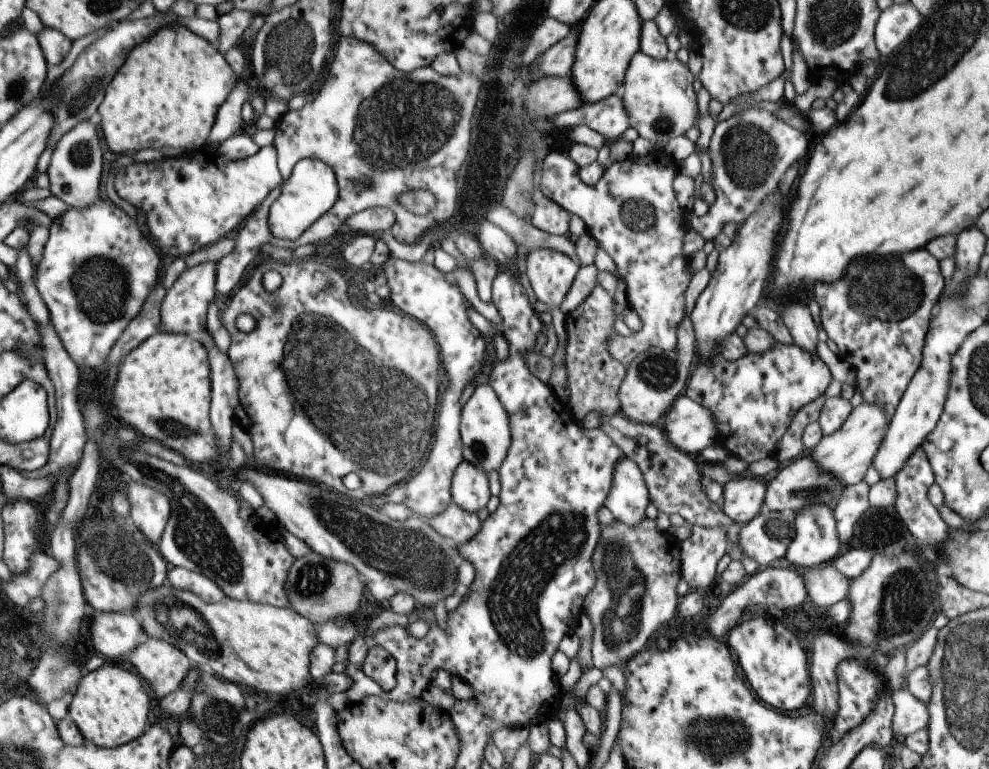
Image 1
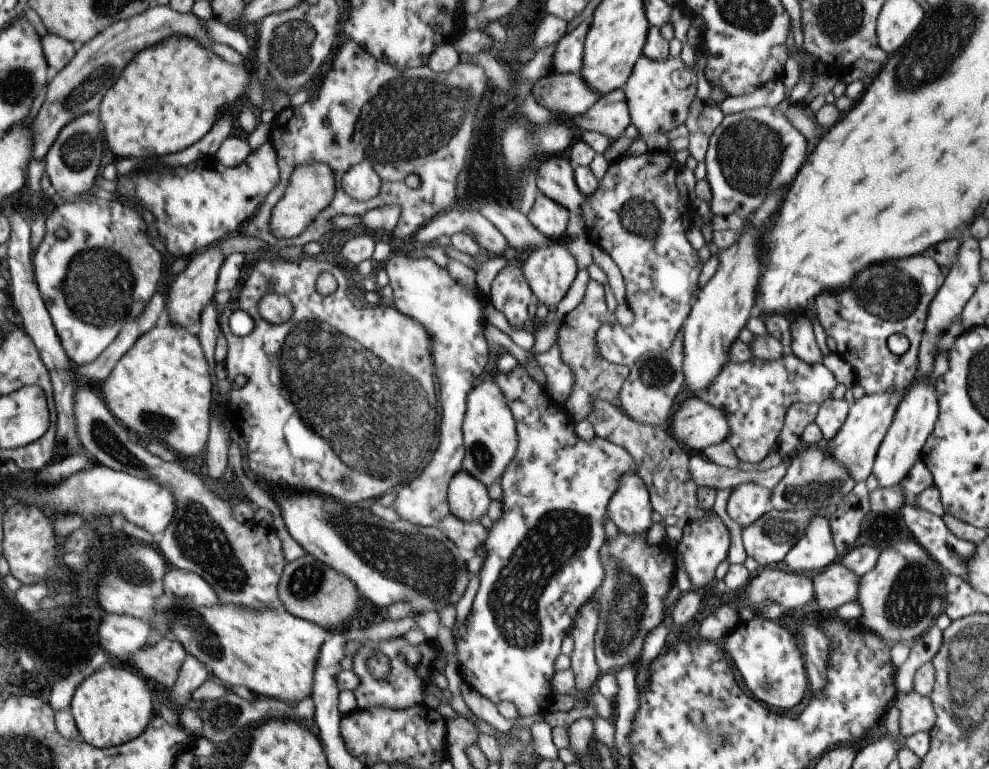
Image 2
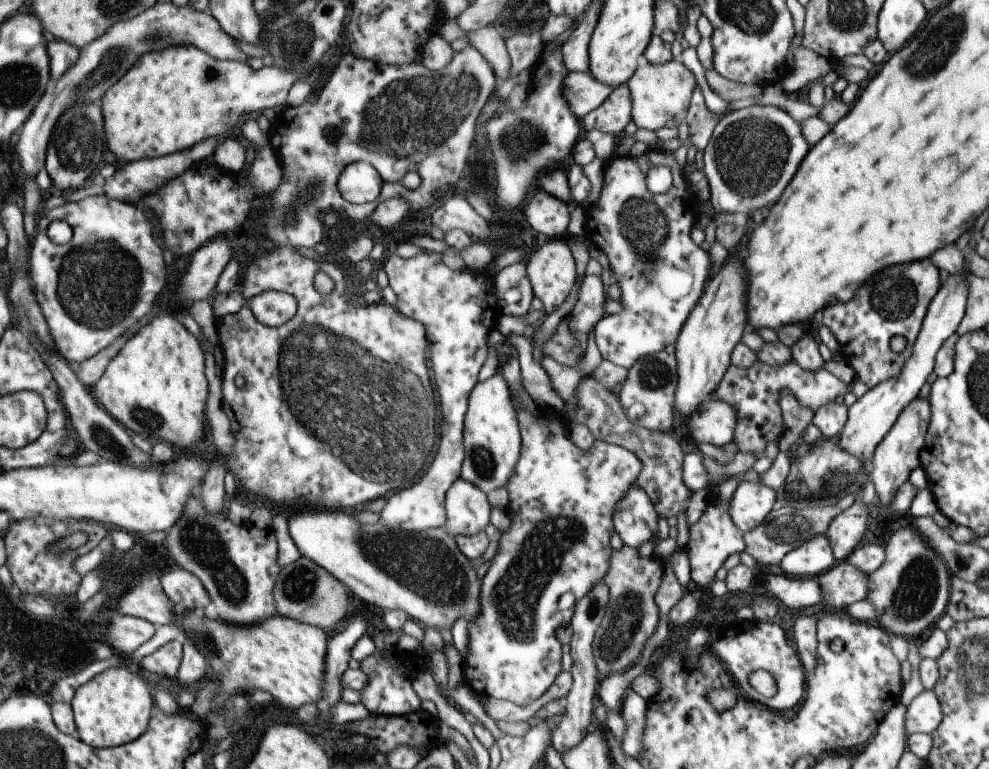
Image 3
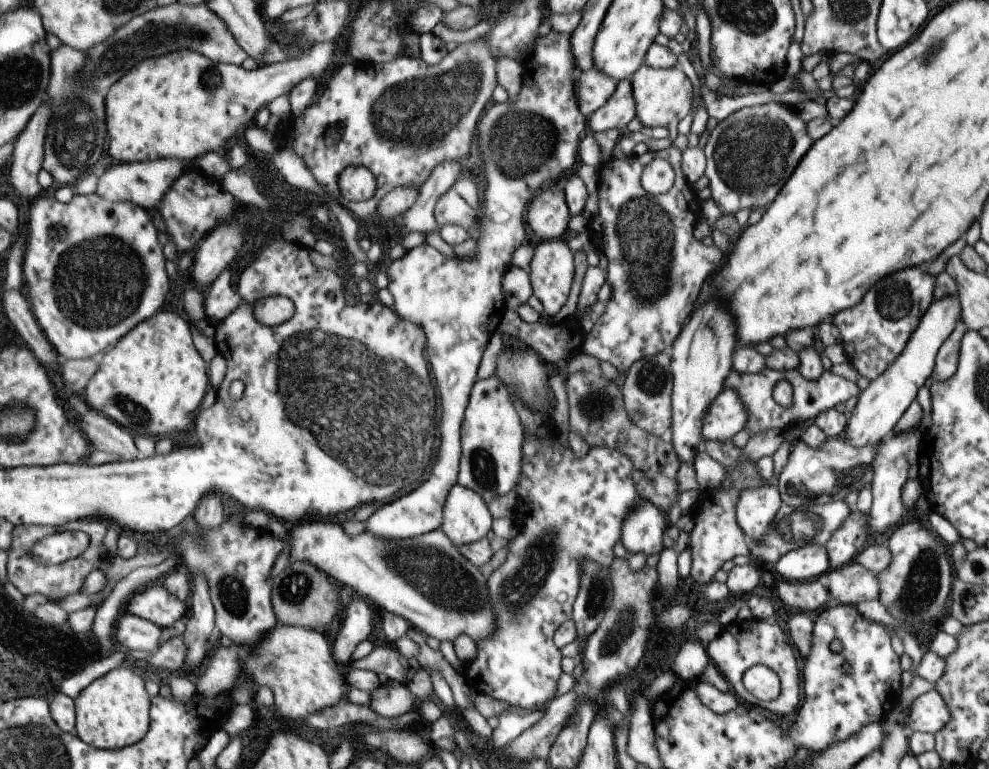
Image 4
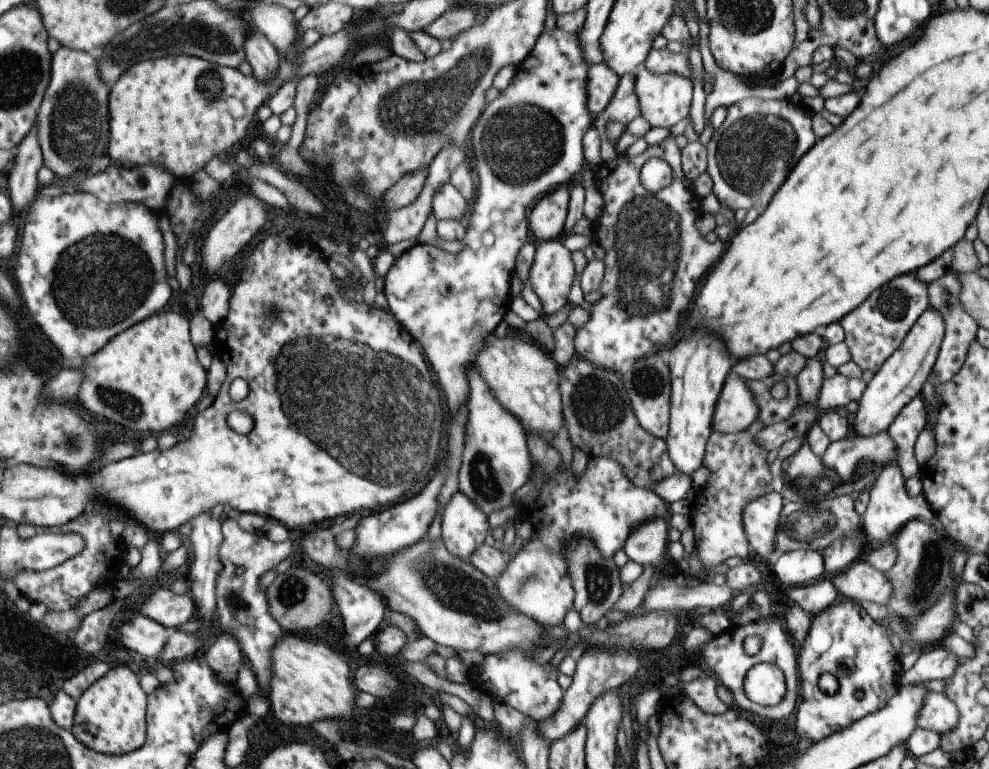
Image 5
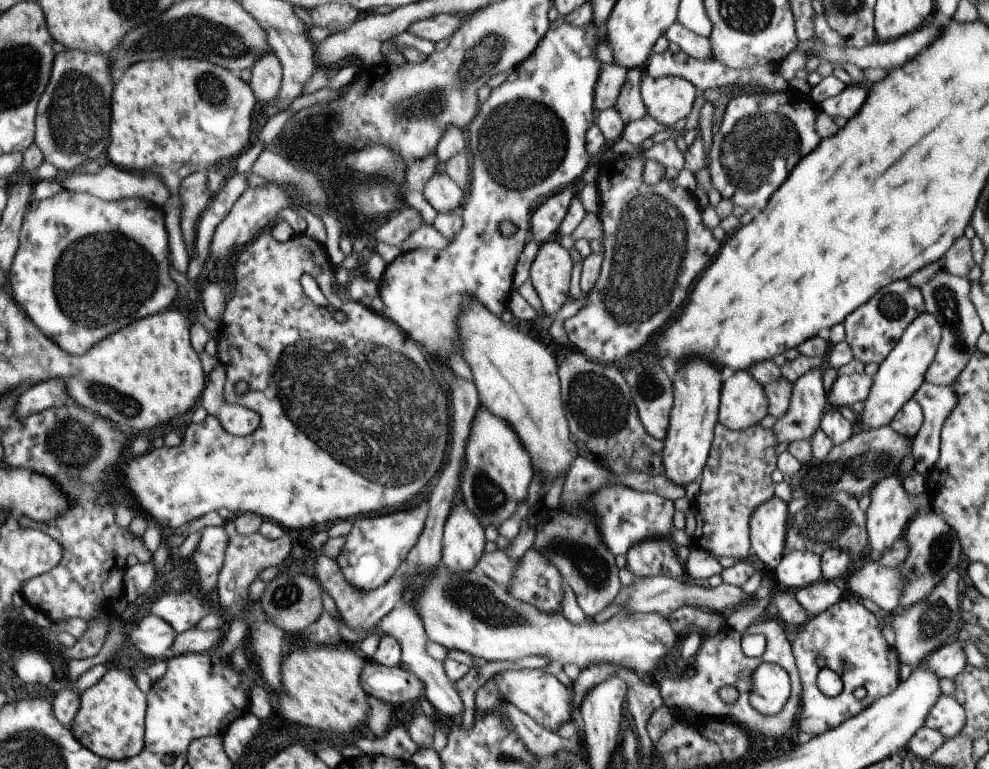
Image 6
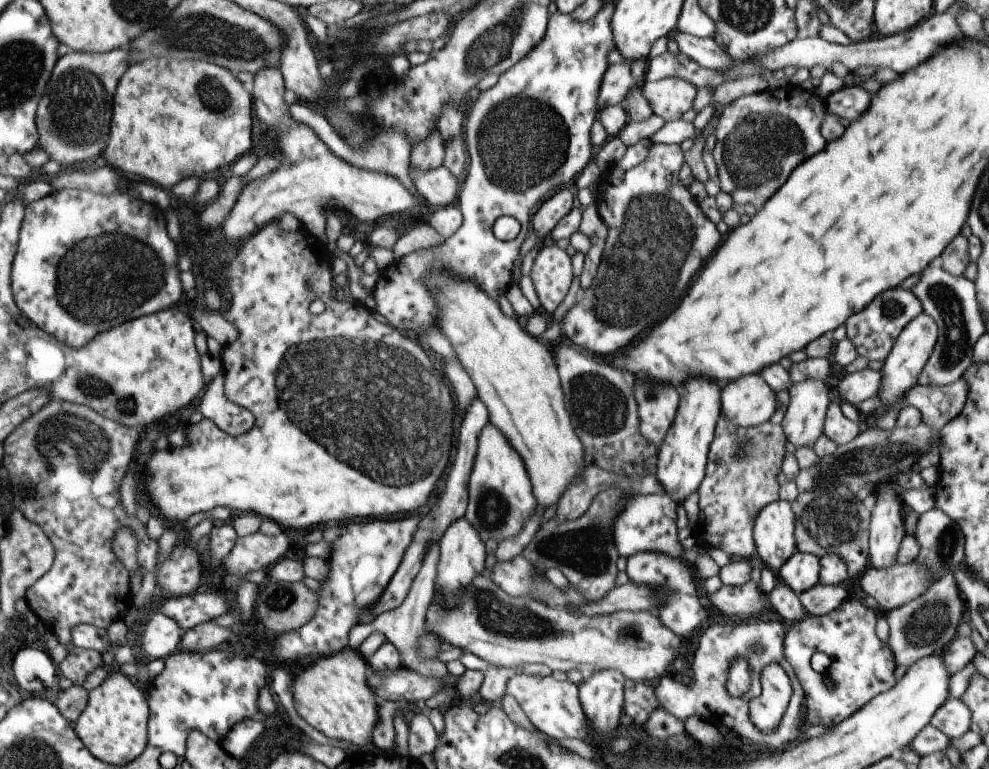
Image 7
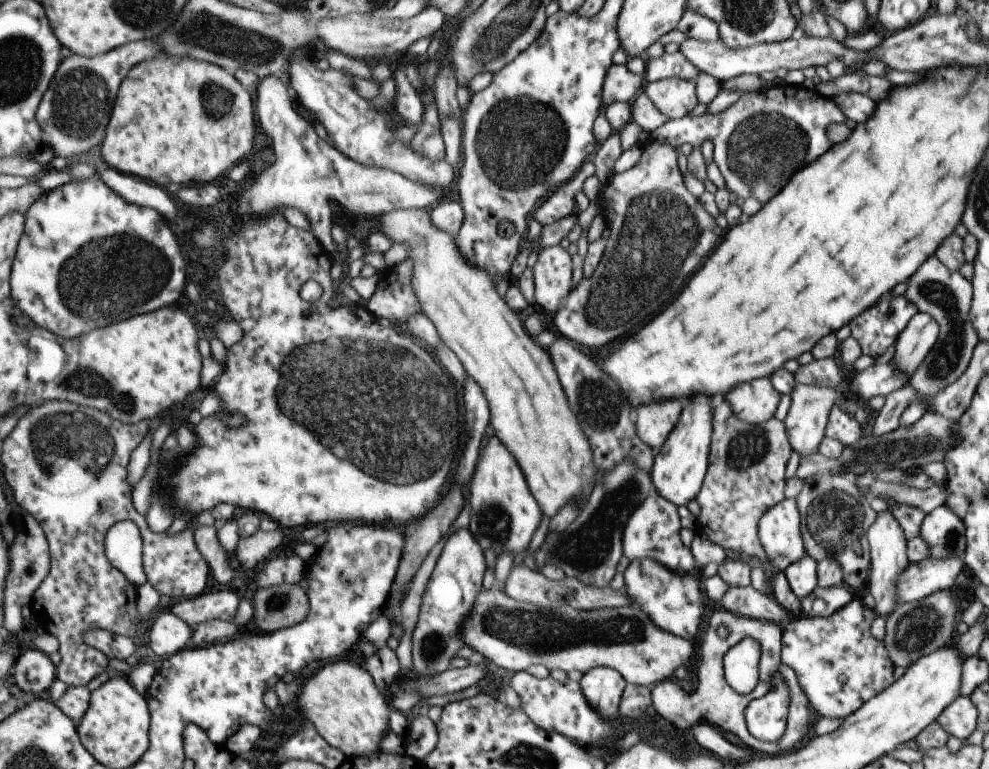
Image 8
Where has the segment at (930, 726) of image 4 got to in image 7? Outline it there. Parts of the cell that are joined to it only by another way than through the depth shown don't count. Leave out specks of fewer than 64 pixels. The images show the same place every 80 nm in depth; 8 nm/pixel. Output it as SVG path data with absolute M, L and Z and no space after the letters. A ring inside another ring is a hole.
M949 697L931 716L930 725L953 740L970 730L971 712L960 699Z

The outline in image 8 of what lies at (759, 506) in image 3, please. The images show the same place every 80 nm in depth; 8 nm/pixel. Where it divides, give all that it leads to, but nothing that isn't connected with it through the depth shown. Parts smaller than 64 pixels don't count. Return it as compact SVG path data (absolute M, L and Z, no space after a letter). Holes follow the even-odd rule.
M793 498L777 502L757 524L757 536L773 572L784 571L797 560L805 558L800 526L799 510Z

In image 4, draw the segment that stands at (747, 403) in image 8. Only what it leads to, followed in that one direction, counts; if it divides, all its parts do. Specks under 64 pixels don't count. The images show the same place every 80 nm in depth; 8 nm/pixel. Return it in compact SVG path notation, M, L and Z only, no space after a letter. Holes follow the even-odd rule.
M723 389L709 403L700 428L700 438L705 441L729 441L744 428L744 406L733 389Z

